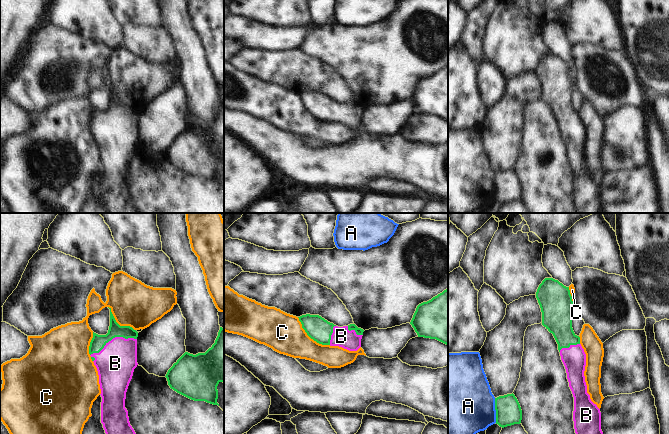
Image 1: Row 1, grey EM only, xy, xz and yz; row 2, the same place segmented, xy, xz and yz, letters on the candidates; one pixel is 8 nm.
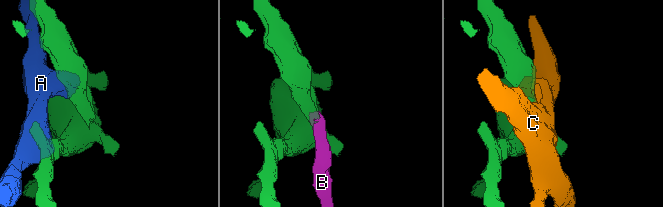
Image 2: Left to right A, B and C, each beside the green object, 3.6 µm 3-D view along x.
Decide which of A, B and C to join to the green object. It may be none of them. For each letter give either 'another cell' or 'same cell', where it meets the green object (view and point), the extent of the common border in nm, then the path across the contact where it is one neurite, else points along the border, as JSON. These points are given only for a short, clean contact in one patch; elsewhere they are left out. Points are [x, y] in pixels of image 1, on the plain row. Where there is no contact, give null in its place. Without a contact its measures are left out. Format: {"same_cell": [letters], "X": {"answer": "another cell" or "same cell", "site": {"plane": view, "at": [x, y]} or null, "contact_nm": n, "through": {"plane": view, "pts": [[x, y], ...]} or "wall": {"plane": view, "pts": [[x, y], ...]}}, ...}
{"same_cell": ["B"], "A": {"answer": "another cell", "site": {"plane": "yz", "at": [495, 185]}, "contact_nm": 200}, "B": {"answer": "same cell", "site": {"plane": "xy", "at": [113, 113]}, "contact_nm": 400, "through": {"plane": "xy", "pts": [[98, 118], [108, 118], [113, 113], [115, 139]]}}, "C": {"answer": "another cell", "site": {"plane": "xz", "at": [310, 113]}, "contact_nm": 340}}

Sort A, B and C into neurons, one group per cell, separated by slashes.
A / B / C

